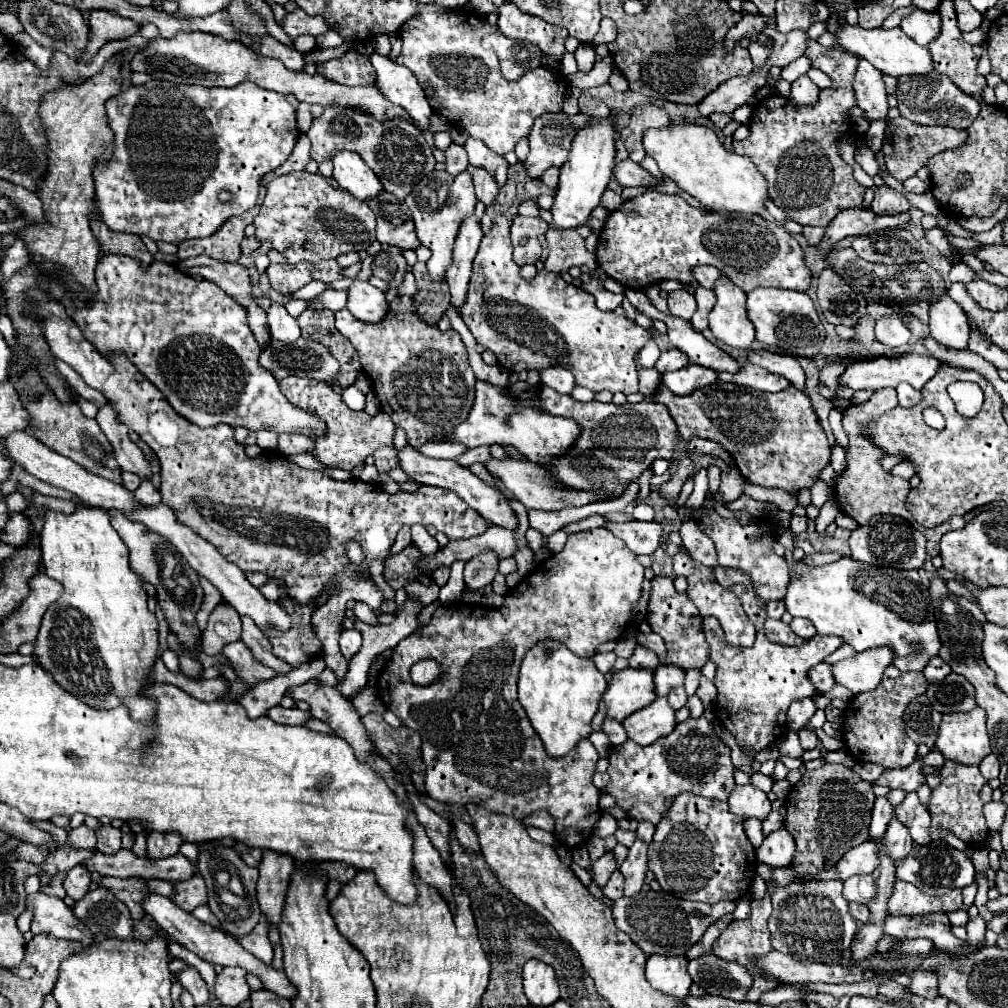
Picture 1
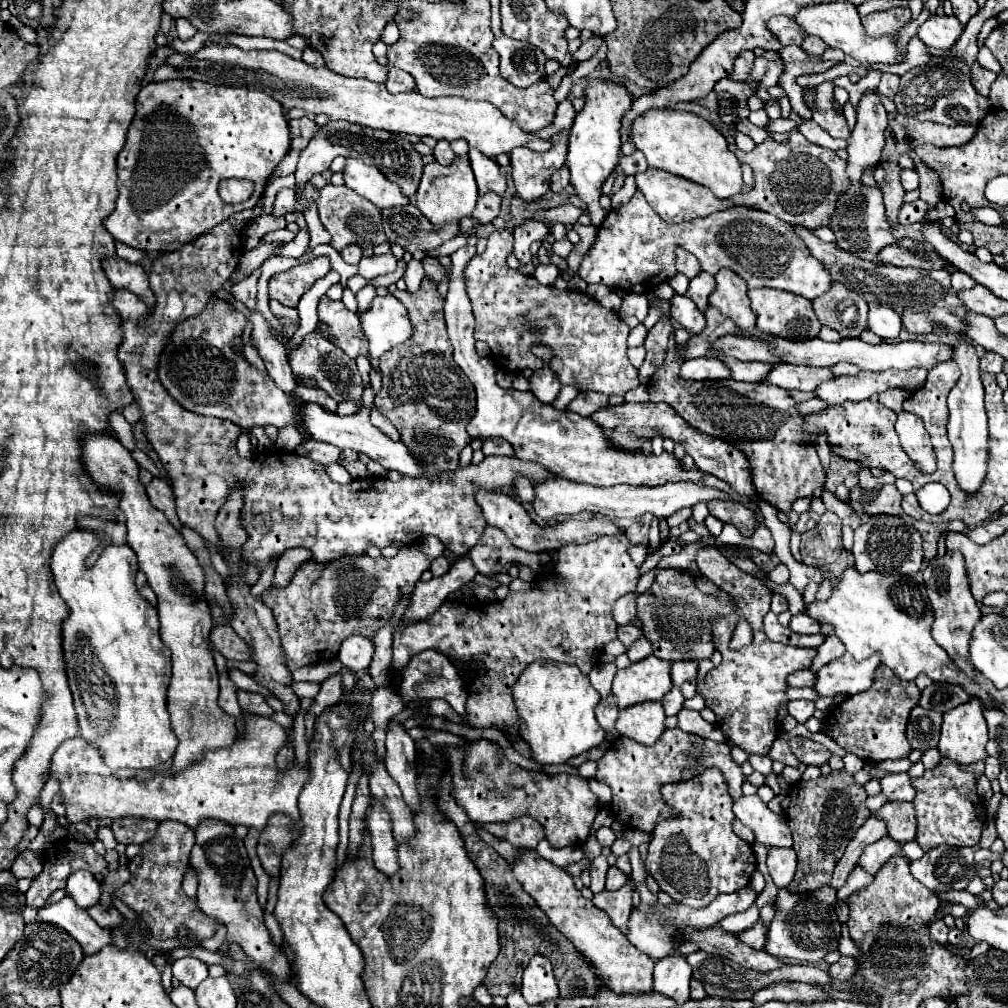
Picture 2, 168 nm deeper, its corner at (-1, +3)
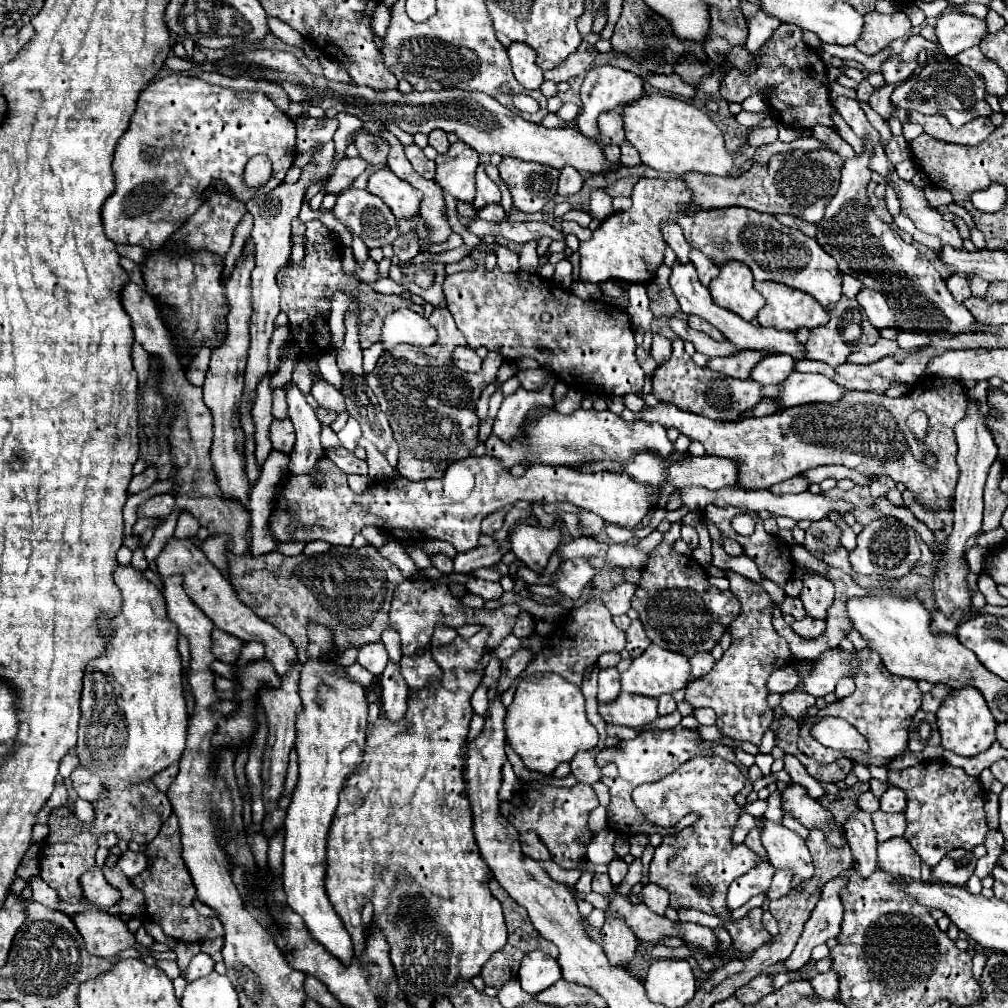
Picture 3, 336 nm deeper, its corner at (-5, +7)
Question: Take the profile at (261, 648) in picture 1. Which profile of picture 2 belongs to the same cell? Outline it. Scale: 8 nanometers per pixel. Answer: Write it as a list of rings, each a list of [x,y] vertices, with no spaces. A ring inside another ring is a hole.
[[[213,627],[211,631],[211,643],[217,651],[225,655],[225,659],[237,659],[237,661],[249,661],[251,649],[231,627]]]

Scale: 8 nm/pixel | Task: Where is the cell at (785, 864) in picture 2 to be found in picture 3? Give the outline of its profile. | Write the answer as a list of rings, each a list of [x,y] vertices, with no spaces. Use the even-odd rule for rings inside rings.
[[[777,871],[771,887],[767,889],[767,897],[769,899],[779,899],[783,895],[787,895],[791,891],[791,871]]]

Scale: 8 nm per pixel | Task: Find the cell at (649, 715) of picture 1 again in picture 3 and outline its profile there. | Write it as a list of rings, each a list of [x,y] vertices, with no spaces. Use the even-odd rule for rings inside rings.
[[[621,691],[615,701],[599,703],[599,715],[605,719],[605,723],[639,729],[659,717],[657,699],[647,699],[645,695],[627,695]]]

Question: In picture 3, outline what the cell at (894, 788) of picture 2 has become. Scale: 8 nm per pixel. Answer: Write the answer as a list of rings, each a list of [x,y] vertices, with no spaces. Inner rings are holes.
[[[889,787],[881,797],[881,811],[885,813],[903,813],[905,811],[905,795],[897,787]]]

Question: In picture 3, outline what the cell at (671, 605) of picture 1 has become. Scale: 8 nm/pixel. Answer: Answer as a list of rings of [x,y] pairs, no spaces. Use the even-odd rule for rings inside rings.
[[[671,523],[671,529],[641,569],[641,581],[637,583],[631,607],[637,609],[639,621],[655,645],[693,657],[701,651],[711,651],[719,643],[725,627],[739,613],[739,601],[731,591],[711,587],[707,571],[695,559],[673,551],[677,539],[681,539],[681,523]]]

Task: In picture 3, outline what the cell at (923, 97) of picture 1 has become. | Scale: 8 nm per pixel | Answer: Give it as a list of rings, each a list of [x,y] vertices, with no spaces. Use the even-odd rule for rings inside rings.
[[[949,61],[929,64],[916,78],[898,85],[891,95],[891,102],[895,107],[914,109],[926,115],[943,115],[953,127],[961,127],[975,117],[989,117],[993,113],[985,101],[985,81],[973,69]]]

